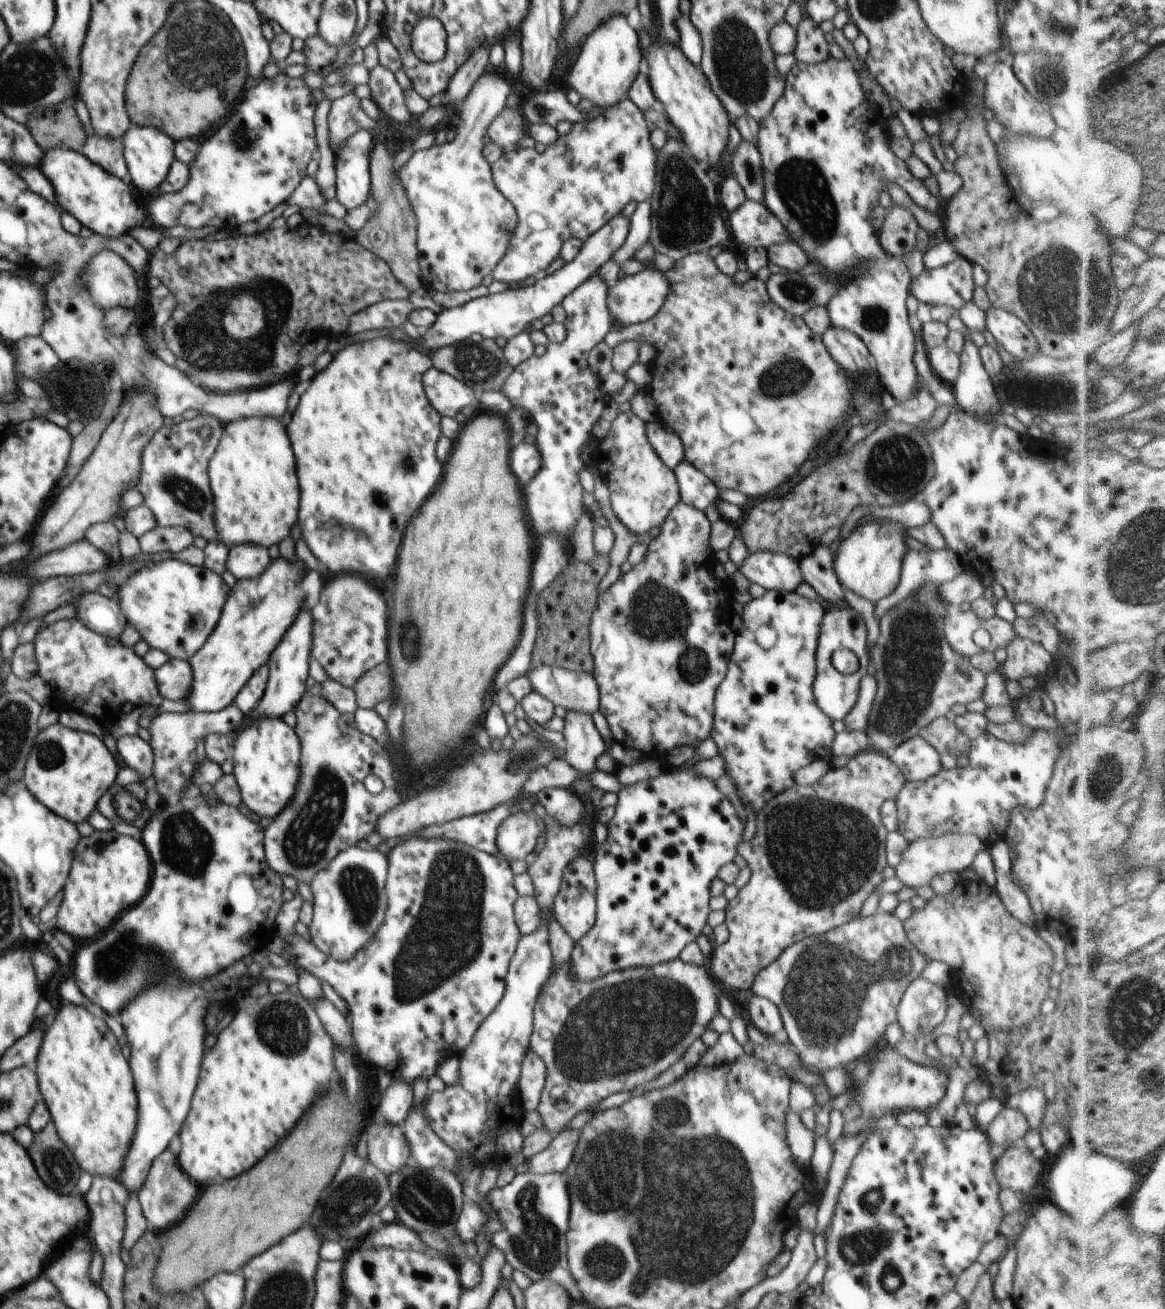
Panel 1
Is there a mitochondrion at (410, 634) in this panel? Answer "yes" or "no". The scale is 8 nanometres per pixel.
yes

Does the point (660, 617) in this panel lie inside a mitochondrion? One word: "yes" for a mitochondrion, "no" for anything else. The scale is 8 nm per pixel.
yes

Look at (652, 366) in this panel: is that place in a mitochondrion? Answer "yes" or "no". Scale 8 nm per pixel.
no

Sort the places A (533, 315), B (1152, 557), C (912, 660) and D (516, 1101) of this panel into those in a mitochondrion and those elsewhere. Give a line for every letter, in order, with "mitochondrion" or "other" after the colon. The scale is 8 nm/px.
A: other
B: mitochondrion
C: mitochondrion
D: other

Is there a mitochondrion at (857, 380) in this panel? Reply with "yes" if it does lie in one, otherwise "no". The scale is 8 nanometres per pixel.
no

